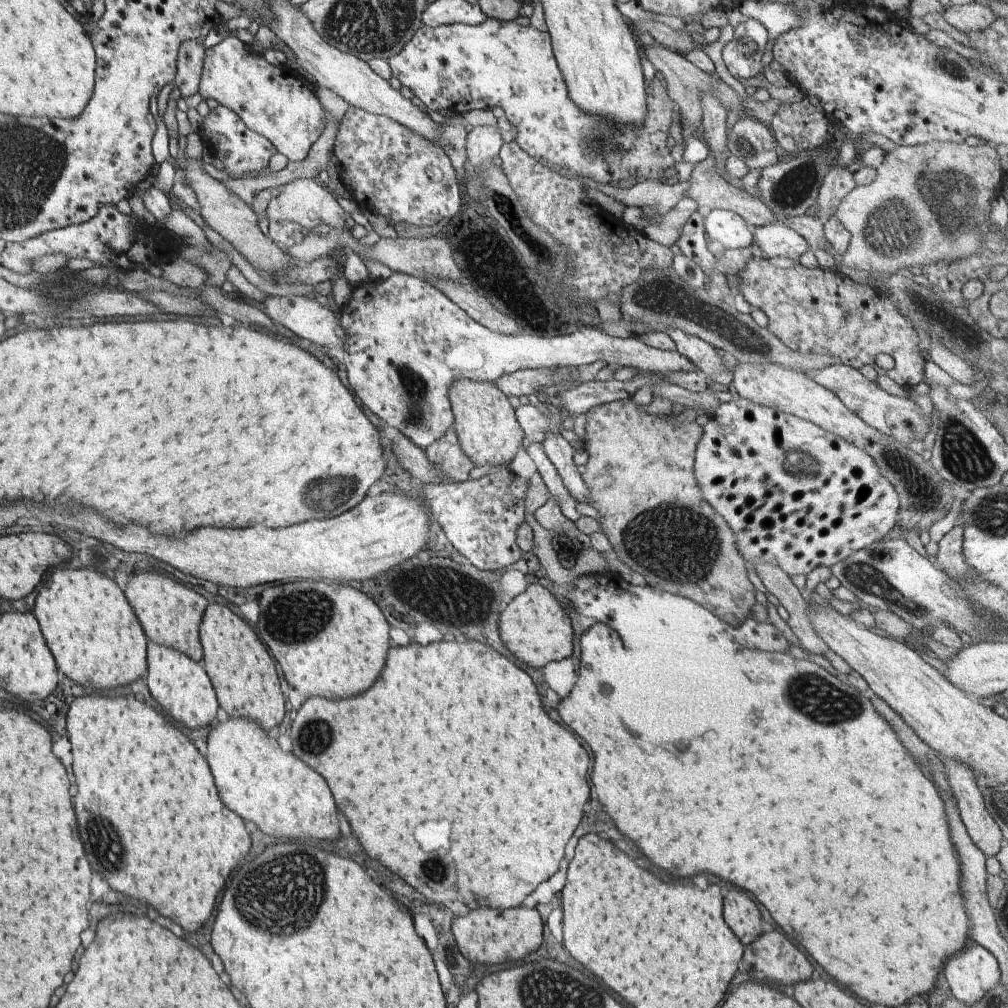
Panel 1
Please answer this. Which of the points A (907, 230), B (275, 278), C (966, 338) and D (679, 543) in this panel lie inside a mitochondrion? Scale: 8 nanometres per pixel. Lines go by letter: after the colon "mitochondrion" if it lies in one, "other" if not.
A: mitochondrion
B: other
C: mitochondrion
D: mitochondrion

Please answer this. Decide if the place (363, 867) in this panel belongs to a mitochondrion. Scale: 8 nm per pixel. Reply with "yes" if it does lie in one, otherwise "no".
no

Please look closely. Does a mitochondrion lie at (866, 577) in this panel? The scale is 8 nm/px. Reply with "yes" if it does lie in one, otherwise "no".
yes

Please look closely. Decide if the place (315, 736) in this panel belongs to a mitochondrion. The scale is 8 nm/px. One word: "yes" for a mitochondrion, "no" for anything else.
yes

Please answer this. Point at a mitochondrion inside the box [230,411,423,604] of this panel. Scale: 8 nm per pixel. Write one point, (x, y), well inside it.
(329, 492)

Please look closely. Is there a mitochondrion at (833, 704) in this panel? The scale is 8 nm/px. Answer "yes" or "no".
yes

